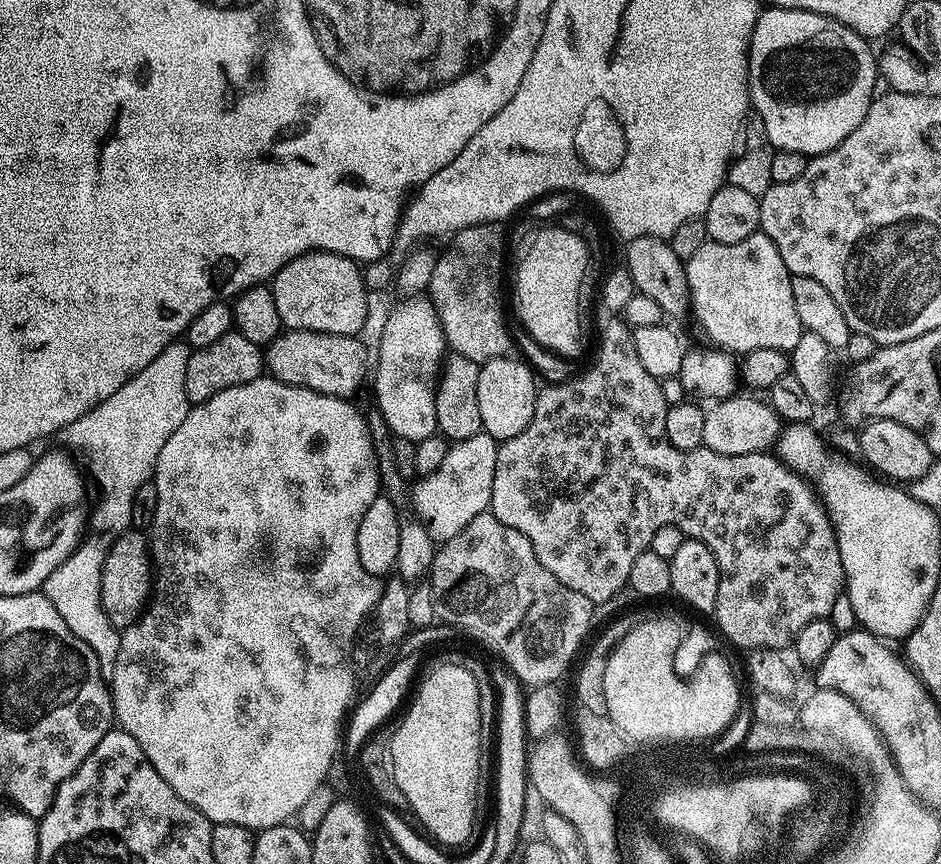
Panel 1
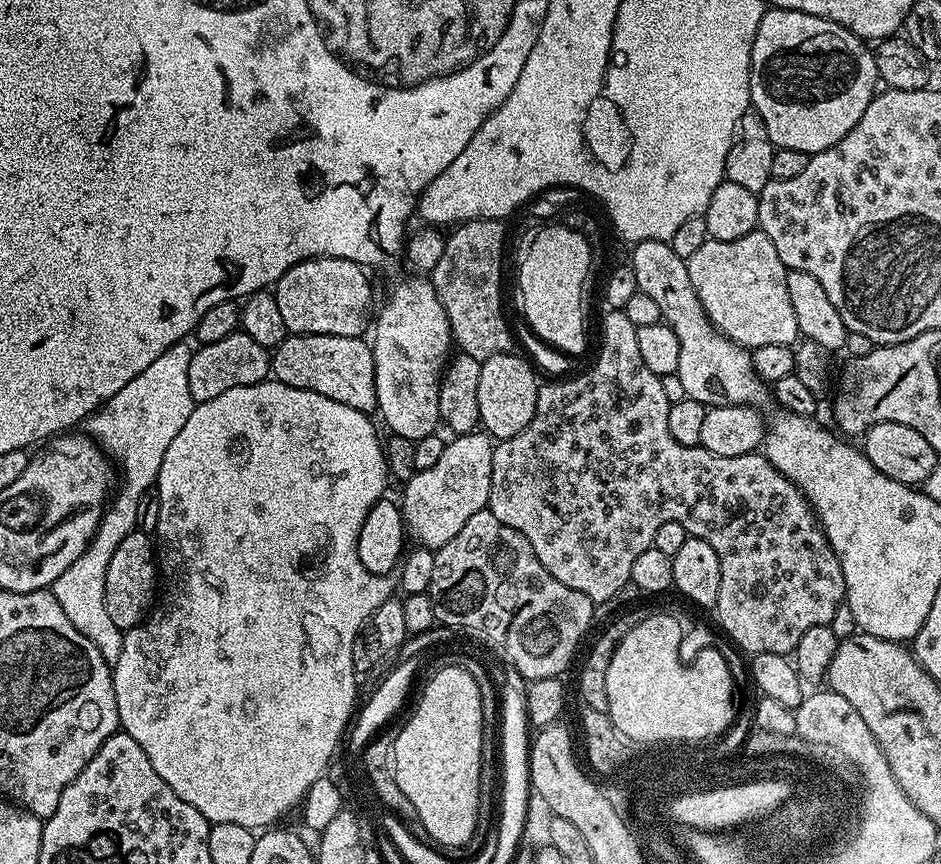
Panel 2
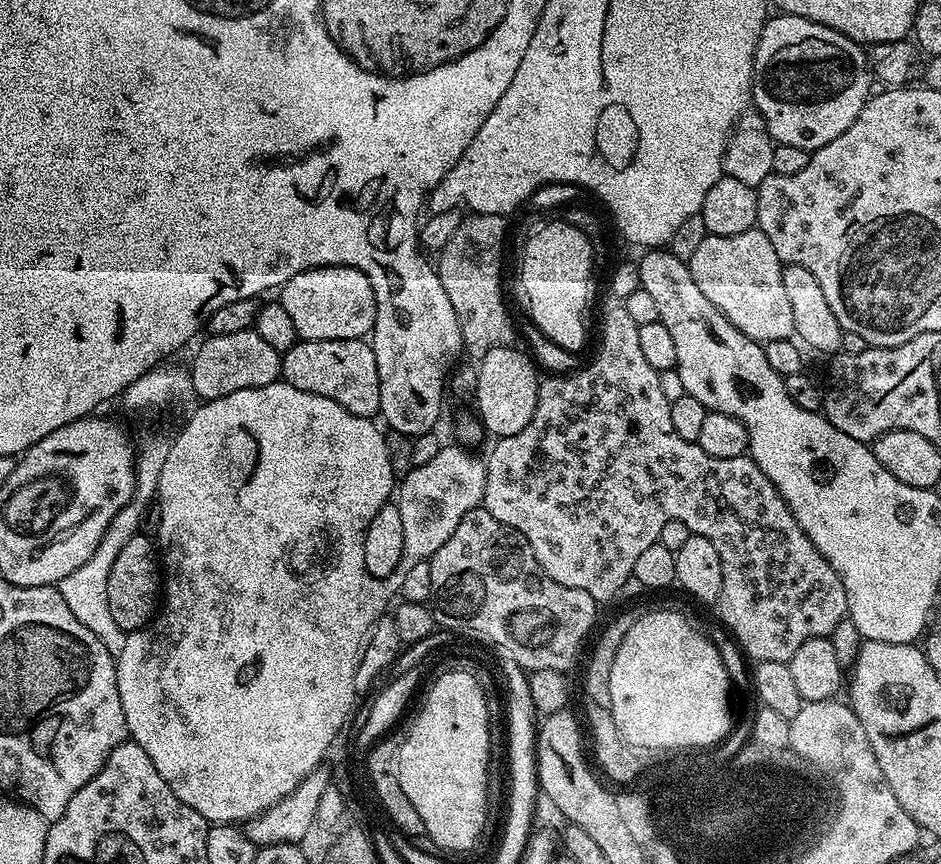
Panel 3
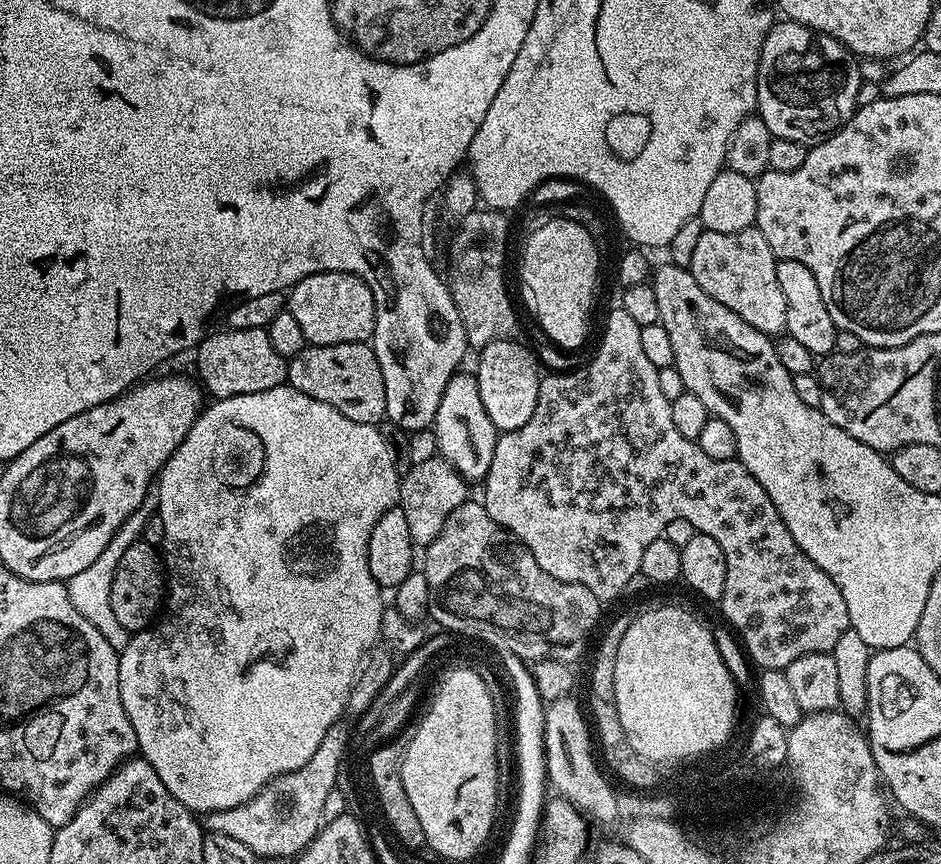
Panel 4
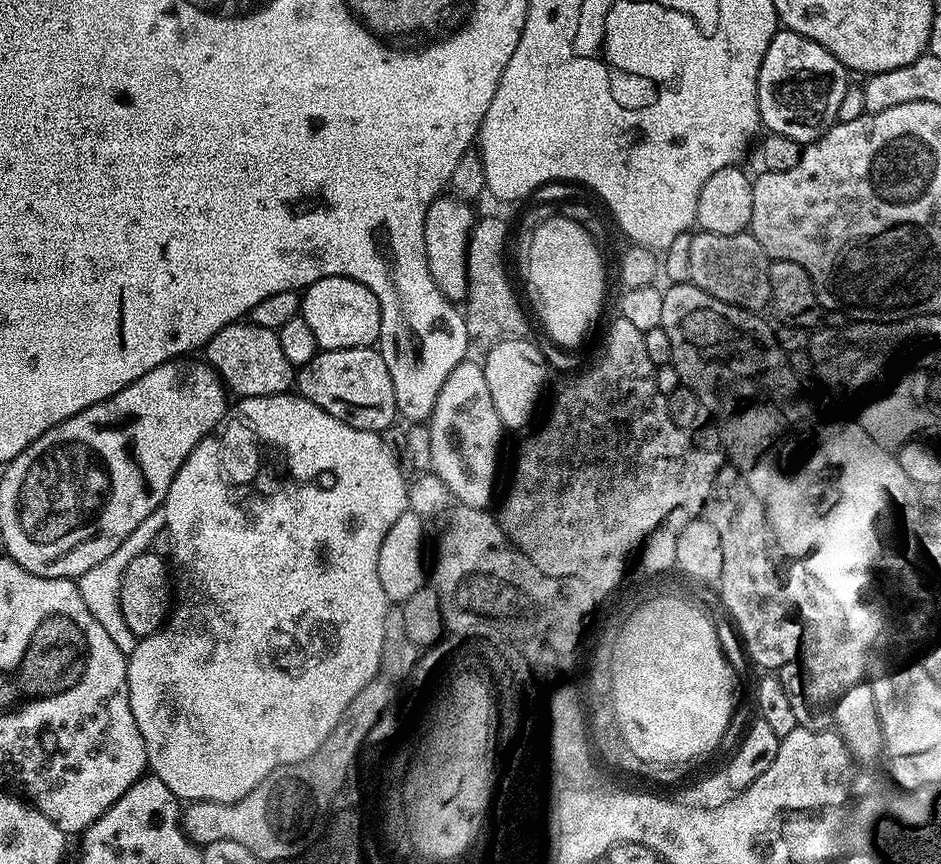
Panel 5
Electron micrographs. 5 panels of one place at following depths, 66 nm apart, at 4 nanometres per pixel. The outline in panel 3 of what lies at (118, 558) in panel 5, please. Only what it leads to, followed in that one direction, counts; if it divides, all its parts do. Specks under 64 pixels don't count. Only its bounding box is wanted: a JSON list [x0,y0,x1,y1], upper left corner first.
[58,436,169,658]

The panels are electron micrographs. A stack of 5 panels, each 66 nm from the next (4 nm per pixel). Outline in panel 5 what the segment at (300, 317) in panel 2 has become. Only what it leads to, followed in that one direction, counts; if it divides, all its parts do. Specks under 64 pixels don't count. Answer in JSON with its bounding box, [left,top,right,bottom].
[300,276,382,352]

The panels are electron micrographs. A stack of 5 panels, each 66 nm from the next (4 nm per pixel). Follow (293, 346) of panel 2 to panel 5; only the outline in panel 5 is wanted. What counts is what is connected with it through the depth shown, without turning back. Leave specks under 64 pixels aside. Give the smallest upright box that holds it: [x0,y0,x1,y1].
[294,347,397,433]

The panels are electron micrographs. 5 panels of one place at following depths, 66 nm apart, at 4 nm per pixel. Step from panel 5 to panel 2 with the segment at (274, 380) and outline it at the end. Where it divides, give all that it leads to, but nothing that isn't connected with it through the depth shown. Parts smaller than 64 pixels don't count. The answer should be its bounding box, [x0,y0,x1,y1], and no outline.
[188,330,269,404]

